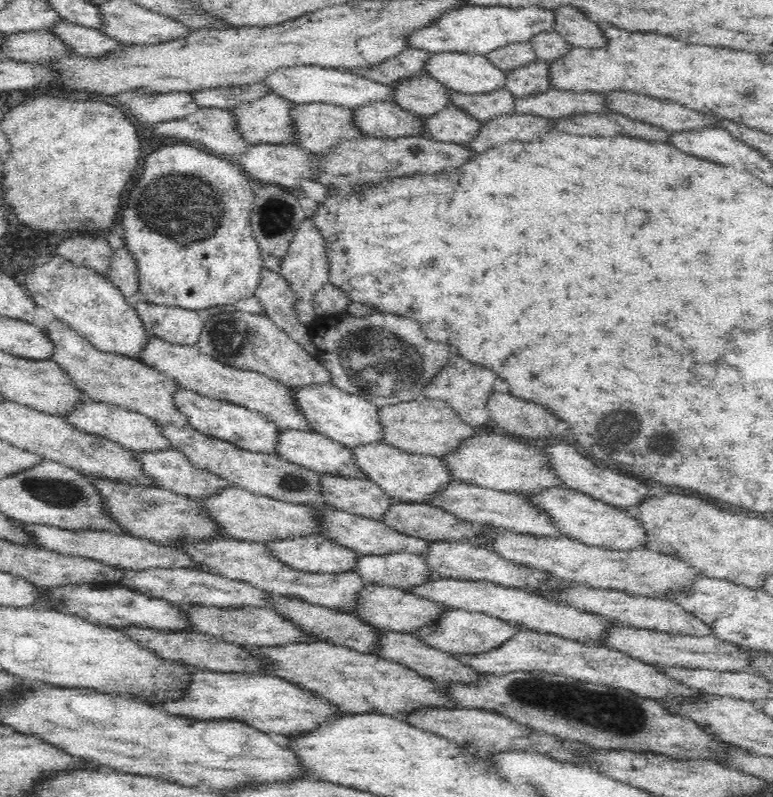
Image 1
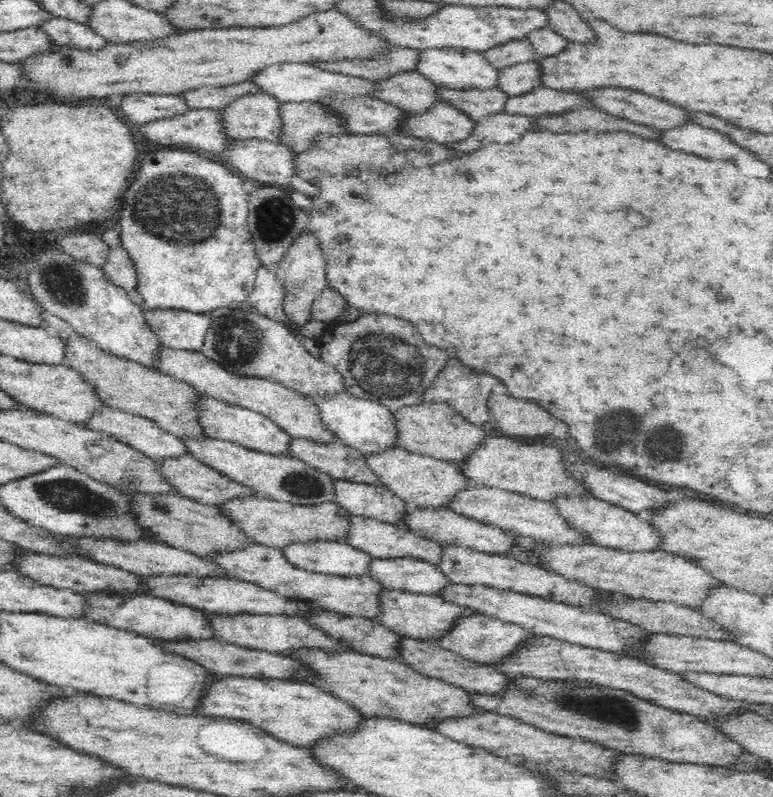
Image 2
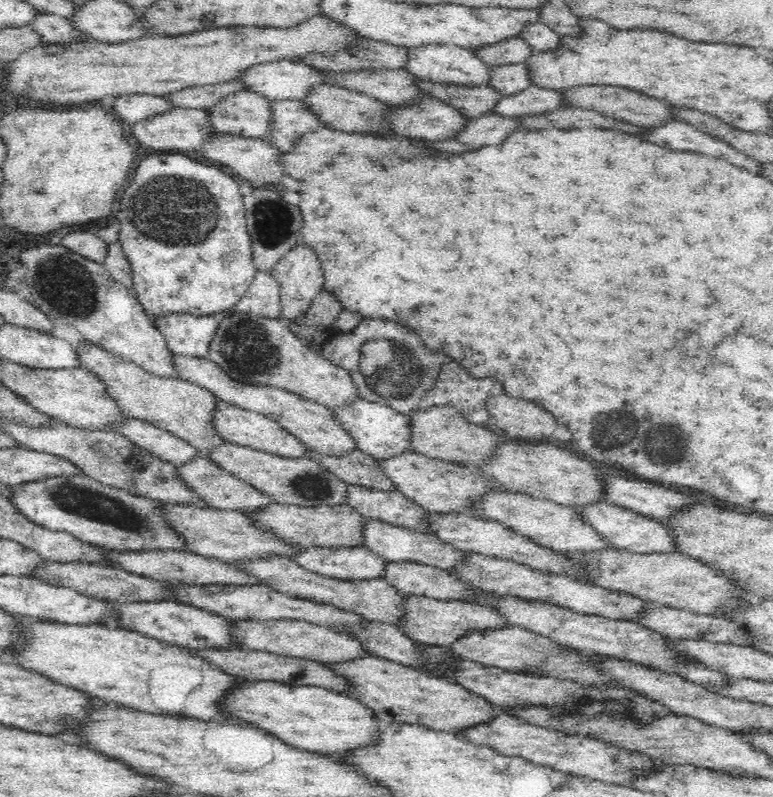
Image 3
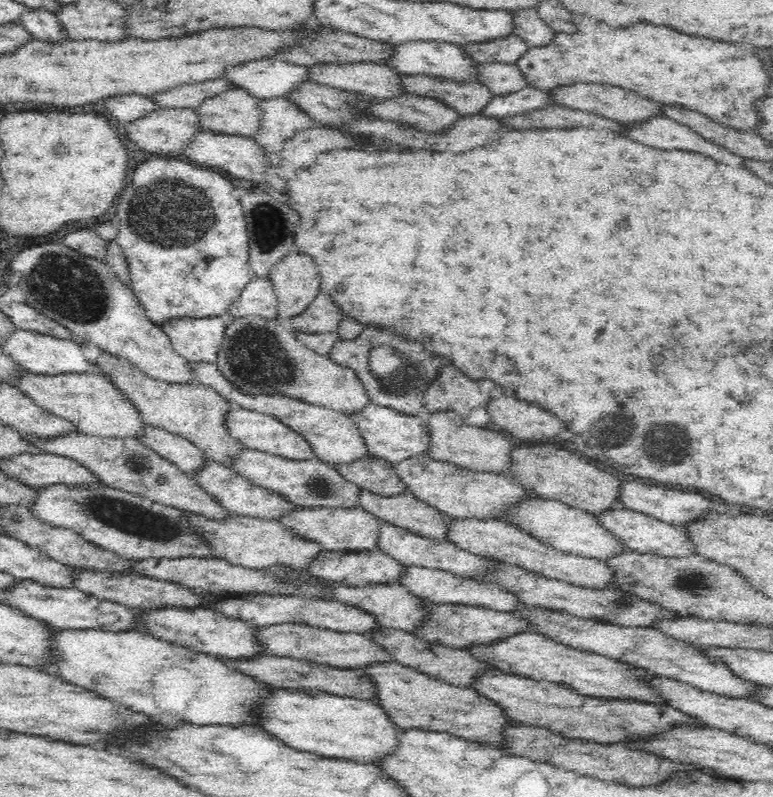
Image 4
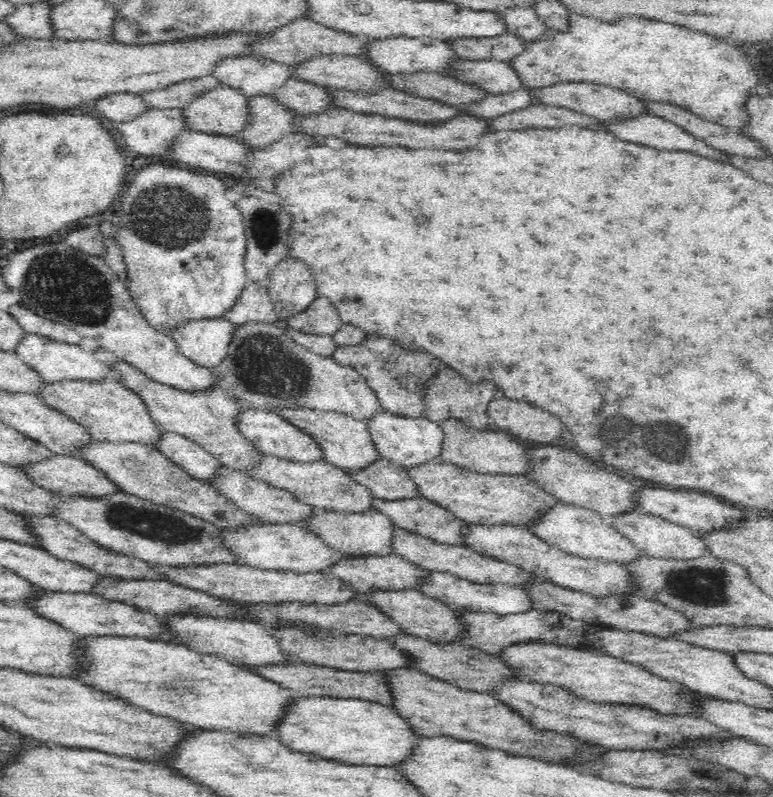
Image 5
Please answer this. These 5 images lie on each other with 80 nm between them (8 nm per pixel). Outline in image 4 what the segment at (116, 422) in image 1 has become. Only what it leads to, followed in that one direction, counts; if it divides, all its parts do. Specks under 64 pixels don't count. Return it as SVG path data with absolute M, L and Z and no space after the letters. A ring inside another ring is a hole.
M151 425L147 426L146 435L139 440L190 477L202 472L209 462L206 453L187 438Z

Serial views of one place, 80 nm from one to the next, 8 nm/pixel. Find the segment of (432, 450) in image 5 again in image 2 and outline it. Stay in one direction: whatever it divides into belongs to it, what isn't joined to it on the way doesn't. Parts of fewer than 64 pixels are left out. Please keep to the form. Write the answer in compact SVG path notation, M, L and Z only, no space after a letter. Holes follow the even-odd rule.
M345 393L328 400L314 400L322 408L322 419L326 427L338 433L342 444L357 448L365 455L377 455L400 447L399 421L391 410L371 400L364 400Z

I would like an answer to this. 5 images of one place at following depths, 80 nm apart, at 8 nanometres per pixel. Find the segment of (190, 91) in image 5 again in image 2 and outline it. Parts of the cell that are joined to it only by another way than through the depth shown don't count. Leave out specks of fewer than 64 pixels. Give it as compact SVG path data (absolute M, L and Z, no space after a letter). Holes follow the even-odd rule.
M250 80L226 86L201 86L194 90L181 93L181 98L188 109L214 109L224 108L230 101L243 94L255 93L257 87Z

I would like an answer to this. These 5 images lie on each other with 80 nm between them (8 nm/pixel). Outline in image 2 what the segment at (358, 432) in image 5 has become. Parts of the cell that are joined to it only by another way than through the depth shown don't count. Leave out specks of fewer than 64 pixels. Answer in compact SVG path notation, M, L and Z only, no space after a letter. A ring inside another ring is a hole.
M162 344L160 371L164 375L170 375L177 380L192 384L206 398L220 399L230 405L247 408L270 418L293 438L311 440L324 446L342 443L338 433L326 427L322 419L322 408L318 403L314 403L314 400L303 397L298 392L270 380L234 375L201 352L174 351Z

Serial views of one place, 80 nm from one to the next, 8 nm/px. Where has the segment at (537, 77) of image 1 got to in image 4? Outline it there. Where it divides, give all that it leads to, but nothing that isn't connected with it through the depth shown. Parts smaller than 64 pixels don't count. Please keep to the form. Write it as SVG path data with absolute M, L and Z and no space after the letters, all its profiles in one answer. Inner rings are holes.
M475 63L476 80L488 87L493 95L507 95L527 85L517 63Z

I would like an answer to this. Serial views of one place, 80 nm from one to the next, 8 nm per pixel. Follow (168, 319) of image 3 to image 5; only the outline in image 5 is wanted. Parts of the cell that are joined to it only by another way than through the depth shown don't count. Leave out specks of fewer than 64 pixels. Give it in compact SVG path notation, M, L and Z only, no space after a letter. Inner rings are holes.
M223 317L216 319L192 320L184 324L180 324L171 336L176 343L180 353L186 358L192 360L195 364L202 367L216 369L222 365L222 362L230 355L230 344L234 340L234 332L237 325L230 324Z

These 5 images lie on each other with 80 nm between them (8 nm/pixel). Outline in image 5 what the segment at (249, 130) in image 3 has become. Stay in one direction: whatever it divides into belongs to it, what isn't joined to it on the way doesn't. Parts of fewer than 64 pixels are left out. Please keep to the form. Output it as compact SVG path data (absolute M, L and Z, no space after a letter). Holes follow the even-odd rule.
M218 85L216 88L208 89L206 92L196 95L188 104L181 108L183 114L183 126L188 131L214 134L220 136L237 136L246 125L249 118L247 112L247 100L235 88Z

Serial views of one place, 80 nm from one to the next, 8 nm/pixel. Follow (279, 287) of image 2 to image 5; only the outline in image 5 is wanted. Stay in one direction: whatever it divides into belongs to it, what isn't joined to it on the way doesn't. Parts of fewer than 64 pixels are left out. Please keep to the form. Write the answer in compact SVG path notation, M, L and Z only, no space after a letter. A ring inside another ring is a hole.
M248 283L236 304L222 317L237 326L250 322L274 324L278 320L271 298L267 294L267 287L256 283Z

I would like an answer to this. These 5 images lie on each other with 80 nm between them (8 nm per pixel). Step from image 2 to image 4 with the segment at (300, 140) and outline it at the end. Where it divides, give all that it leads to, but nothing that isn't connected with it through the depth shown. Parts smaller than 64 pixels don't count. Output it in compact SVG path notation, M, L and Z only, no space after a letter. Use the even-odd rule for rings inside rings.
M284 96L259 99L259 129L253 141L264 150L280 150L286 139L316 123Z

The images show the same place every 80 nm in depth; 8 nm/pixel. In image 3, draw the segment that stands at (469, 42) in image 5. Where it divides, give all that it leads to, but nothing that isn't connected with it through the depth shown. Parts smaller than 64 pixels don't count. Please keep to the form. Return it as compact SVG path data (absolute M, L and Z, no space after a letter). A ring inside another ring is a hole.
M520 36L487 44L472 51L488 67L499 64L522 63L534 52L531 46Z

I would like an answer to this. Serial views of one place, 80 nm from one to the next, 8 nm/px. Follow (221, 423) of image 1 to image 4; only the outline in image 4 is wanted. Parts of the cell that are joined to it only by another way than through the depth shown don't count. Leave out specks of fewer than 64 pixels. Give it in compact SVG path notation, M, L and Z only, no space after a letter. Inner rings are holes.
M232 403L232 410L230 411L227 421L230 433L248 448L267 452L274 456L283 456L290 460L312 460L317 458L314 447L312 447L309 440L306 440L305 436L302 436L302 433L295 432L269 413L244 408L238 403Z

